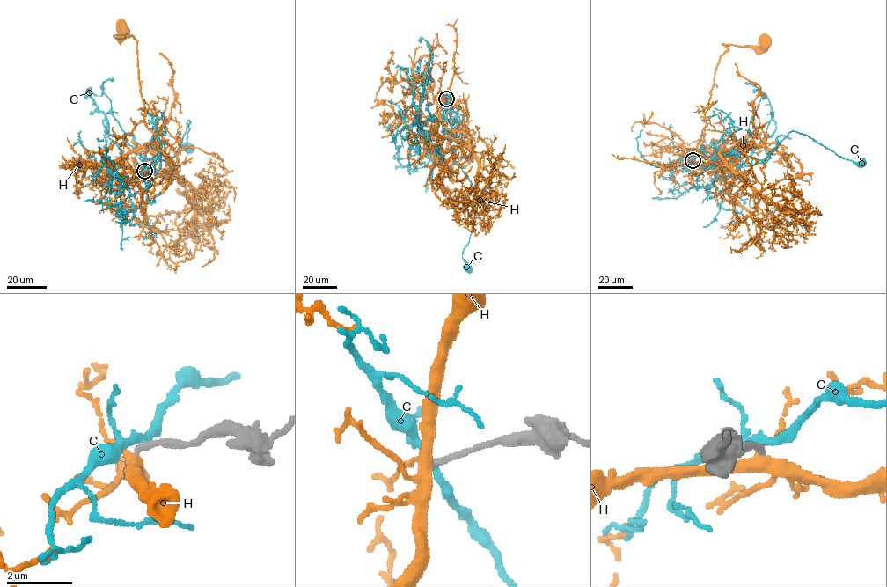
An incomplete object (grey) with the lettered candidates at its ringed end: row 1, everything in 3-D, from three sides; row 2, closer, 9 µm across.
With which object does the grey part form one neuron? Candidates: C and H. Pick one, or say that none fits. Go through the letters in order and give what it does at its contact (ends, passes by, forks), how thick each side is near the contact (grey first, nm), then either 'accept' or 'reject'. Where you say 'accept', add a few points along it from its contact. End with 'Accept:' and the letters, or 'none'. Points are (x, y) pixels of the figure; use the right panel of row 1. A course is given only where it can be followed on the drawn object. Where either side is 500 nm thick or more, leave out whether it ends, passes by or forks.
C: it forks; calibres 190 and 180 nm; reject
H: it forks; calibres 170 and 320 nm; accept; course (692, 160), (723, 165), (697, 149), (724, 45), (767, 42)
Accept: H

